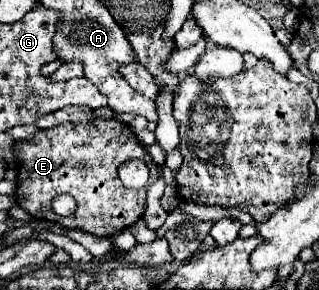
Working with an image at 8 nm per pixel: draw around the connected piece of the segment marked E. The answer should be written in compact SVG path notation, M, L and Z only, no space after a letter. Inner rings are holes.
M93 120L87 124L61 124L51 130L41 130L31 142L19 142L21 164L17 168L17 202L33 218L55 222L63 228L79 228L95 236L115 236L133 226L145 212L147 186L133 190L123 186L117 176L121 162L139 158L151 168L151 178L159 178L149 152L137 142L131 128L119 120ZM57 194L71 194L77 202L77 212L69 218L57 216L51 200Z

